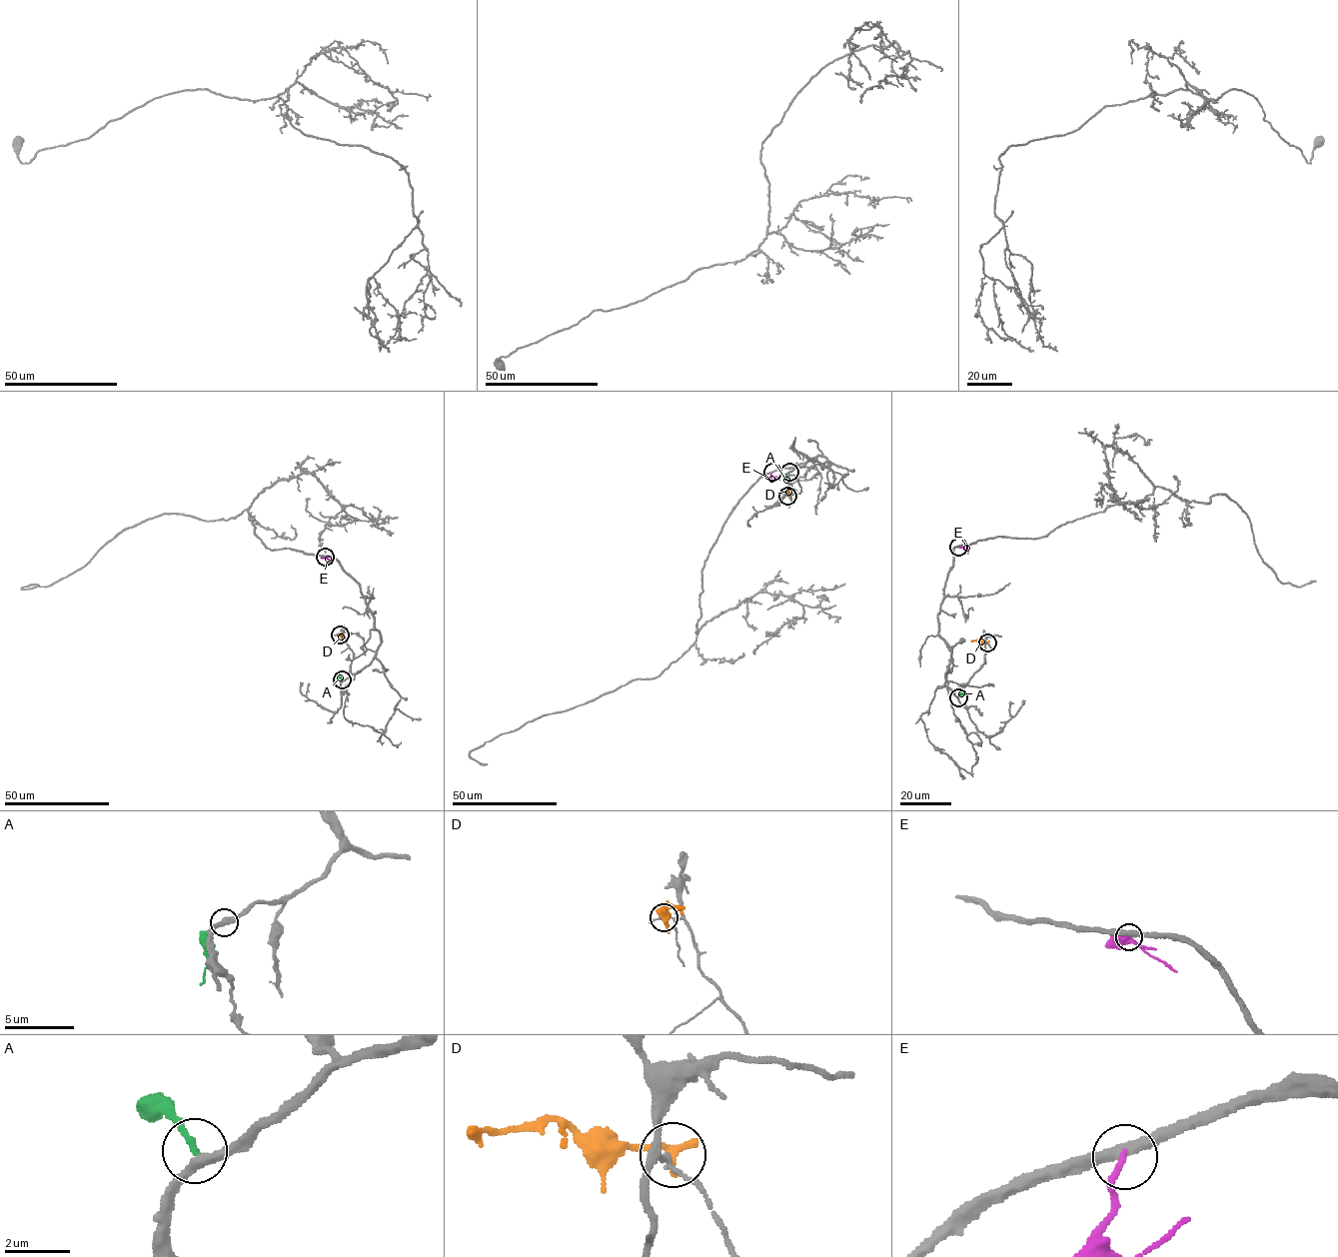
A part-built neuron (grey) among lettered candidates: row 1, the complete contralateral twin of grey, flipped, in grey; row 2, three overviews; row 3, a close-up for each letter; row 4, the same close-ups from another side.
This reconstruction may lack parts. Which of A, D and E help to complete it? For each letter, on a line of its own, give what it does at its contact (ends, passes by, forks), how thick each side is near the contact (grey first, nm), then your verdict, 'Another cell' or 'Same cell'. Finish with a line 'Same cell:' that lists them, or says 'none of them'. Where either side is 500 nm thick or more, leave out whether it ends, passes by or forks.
A: It ends there. Thickness 320 nm (grey) against 190 nm. Same cell
D: It ends there. Thickness 100 nm (grey) against 320 nm. Another cell
E: It ends there. Thickness 360 nm (grey) against 190 nm. Another cell
Same cell: A

